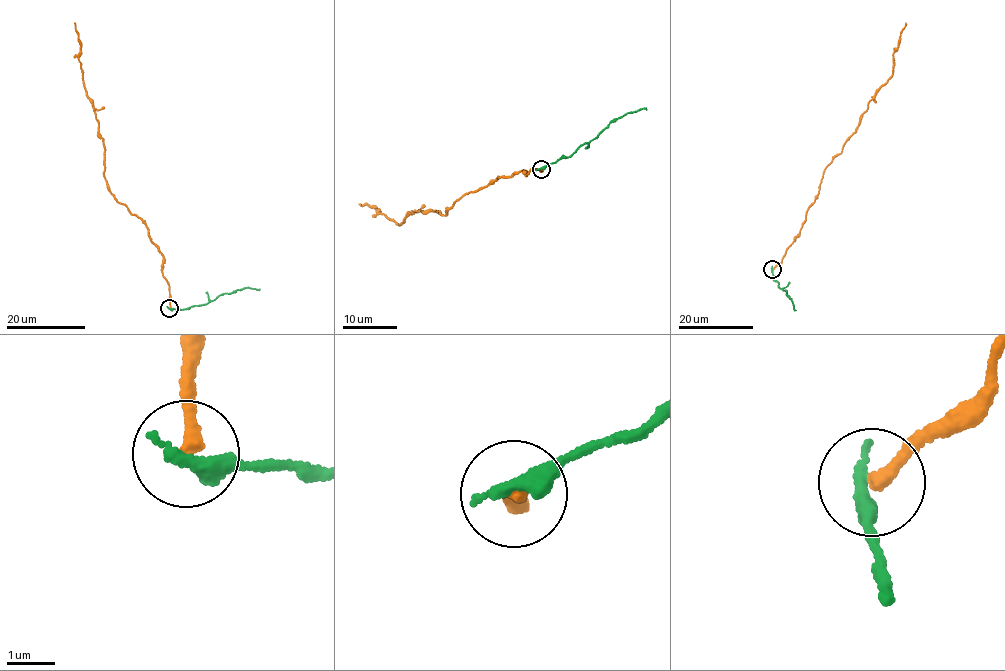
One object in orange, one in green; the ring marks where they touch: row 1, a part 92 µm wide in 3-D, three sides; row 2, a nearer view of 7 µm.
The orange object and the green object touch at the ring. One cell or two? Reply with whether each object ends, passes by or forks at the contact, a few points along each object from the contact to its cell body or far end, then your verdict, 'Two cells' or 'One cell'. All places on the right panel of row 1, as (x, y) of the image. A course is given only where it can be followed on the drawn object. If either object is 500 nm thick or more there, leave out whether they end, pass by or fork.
At the ring orange ends. At the ring green ends. Course of orange: (772, 268), (781, 262), (801, 229), (825, 169), (842, 151), (867, 104), (891, 75), (893, 50), (905, 22). Course of green: (772, 268), (779, 287), (786, 291), (796, 310). Two cells

